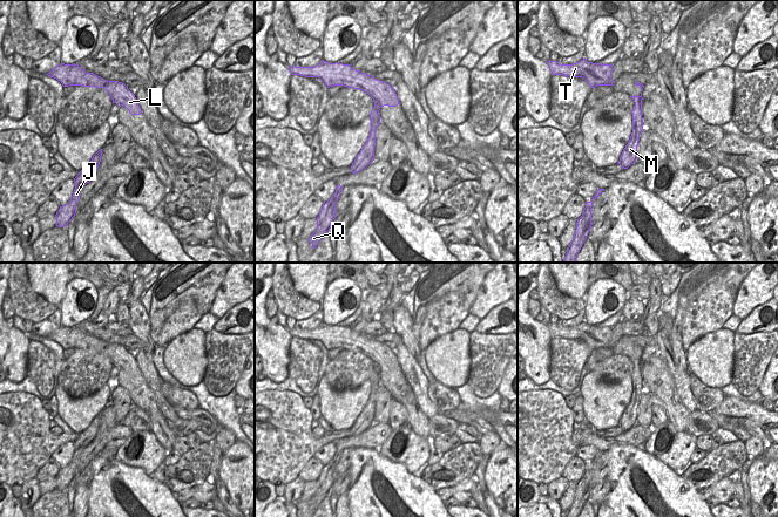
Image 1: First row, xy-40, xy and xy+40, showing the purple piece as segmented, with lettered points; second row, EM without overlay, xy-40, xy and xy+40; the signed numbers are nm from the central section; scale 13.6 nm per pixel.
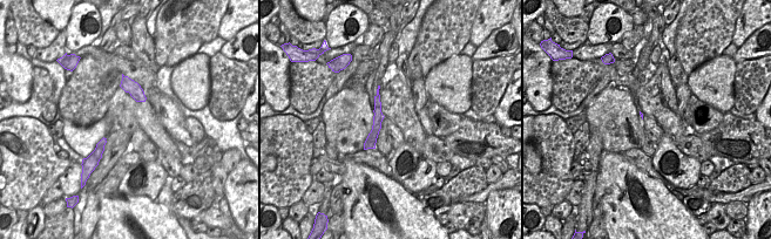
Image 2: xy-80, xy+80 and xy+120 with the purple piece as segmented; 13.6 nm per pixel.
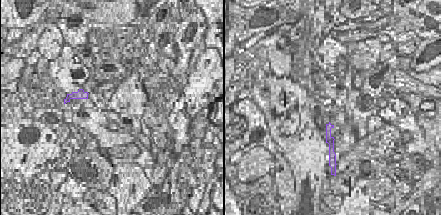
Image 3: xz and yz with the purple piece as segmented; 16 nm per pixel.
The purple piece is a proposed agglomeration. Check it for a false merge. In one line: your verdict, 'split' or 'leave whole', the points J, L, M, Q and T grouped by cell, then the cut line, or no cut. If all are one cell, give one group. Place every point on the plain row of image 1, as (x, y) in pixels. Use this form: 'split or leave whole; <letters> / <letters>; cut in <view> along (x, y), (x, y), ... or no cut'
split; J M Q / L T; cut in xy along (374, 364), (380, 368)

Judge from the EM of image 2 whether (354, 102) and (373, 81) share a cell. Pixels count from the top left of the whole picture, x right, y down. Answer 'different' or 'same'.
different

